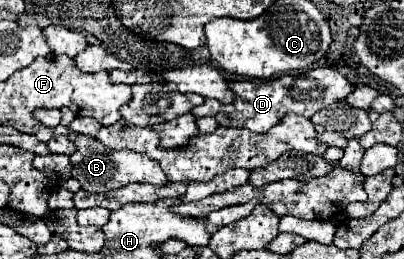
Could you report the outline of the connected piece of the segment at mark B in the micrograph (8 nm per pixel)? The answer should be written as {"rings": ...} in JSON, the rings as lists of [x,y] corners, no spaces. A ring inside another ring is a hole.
{"rings":[[[70,135],[72,143],[76,145],[76,153],[70,155],[72,161],[72,177],[80,181],[82,189],[88,193],[102,193],[110,189],[124,187],[128,183],[152,183],[152,185],[166,185],[168,179],[164,177],[164,171],[160,169],[158,161],[152,161],[144,157],[142,153],[134,151],[112,151],[106,145],[102,145],[98,139],[86,137],[86,135]]]}

